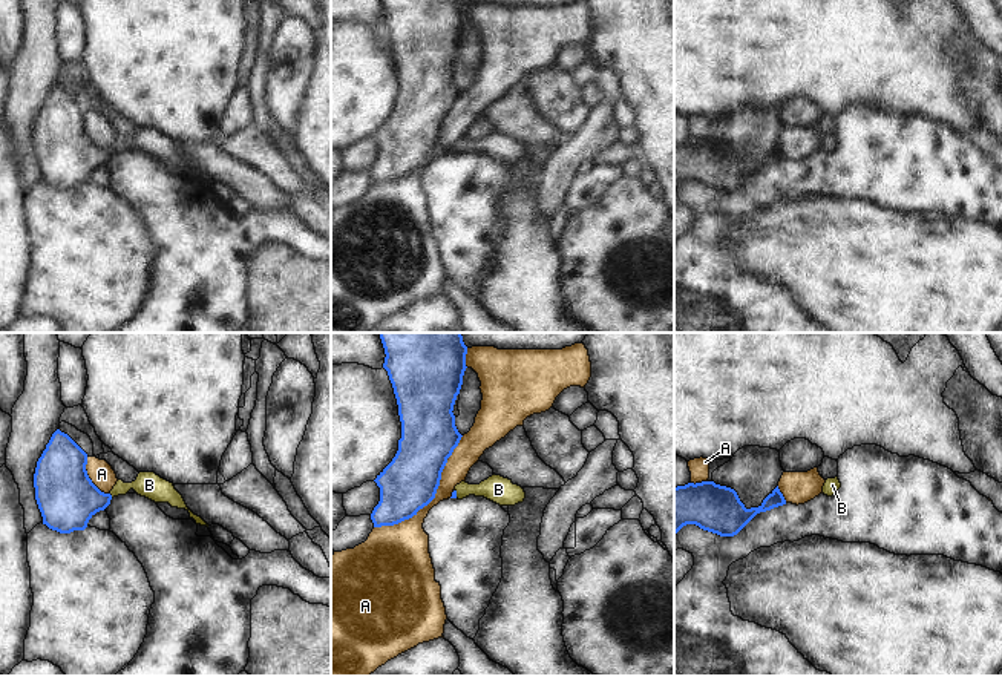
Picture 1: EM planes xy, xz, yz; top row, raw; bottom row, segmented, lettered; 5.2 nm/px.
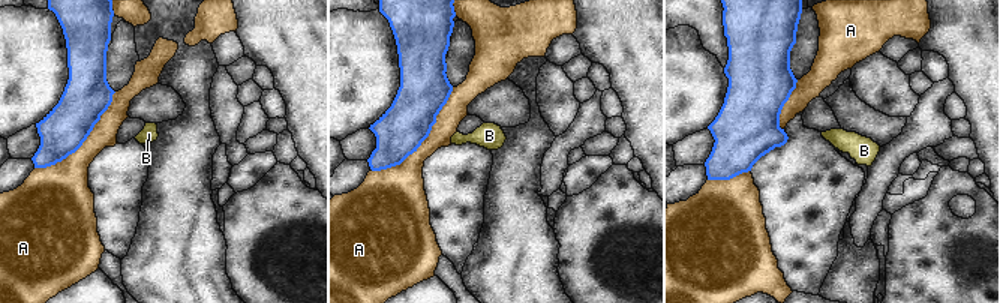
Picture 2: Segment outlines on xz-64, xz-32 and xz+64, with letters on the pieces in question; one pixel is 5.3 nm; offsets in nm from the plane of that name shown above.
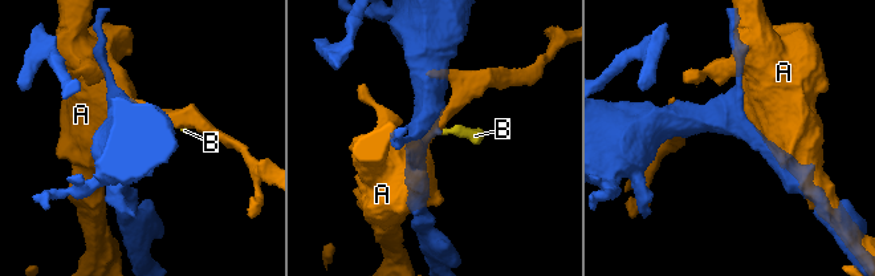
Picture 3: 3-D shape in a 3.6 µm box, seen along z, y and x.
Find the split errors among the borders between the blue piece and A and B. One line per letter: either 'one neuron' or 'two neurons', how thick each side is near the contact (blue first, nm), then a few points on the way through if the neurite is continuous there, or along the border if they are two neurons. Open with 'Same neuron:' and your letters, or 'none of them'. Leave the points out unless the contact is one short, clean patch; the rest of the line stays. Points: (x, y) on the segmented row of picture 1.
Same neuron: B
A: two neurons; calibres 300 and 180 nm
B: one neuron; calibres 320 and 140 nm; way xy (66, 497), (111, 495), (120, 488), (149, 485)

